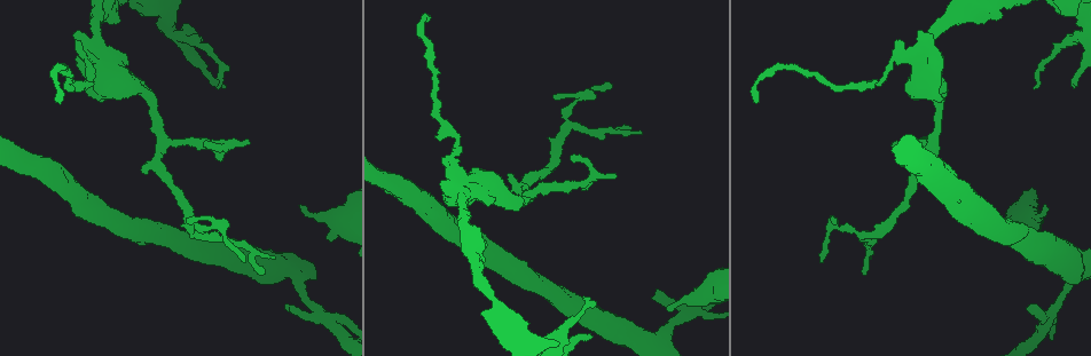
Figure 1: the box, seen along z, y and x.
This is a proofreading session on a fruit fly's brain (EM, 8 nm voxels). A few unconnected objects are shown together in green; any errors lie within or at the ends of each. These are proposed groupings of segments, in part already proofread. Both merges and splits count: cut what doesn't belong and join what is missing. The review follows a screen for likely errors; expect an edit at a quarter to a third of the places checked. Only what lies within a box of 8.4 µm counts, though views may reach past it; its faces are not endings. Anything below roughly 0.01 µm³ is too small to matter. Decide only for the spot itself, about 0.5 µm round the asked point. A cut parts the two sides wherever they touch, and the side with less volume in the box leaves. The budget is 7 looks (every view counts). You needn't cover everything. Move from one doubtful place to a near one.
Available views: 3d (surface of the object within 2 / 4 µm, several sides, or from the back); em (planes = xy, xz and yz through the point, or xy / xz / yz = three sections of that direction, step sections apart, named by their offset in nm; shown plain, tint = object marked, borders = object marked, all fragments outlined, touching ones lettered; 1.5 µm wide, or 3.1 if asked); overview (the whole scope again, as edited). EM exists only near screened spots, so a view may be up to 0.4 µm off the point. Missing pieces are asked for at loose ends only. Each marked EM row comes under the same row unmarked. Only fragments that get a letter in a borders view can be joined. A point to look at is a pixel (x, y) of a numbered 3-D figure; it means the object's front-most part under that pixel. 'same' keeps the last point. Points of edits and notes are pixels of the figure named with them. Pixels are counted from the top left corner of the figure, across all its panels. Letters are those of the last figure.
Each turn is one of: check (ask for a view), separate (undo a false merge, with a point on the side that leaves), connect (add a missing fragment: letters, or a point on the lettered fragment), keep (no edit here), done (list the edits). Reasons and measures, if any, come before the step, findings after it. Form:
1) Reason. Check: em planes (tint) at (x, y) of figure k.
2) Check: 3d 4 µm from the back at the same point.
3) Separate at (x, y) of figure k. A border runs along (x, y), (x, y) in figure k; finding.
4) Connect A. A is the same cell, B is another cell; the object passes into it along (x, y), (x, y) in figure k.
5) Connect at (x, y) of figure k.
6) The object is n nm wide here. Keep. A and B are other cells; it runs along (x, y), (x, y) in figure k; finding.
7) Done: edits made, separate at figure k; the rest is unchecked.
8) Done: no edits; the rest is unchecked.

Abrupt turn. Check: em yz step 4 (tint) at (1048, 315) of figure 1.

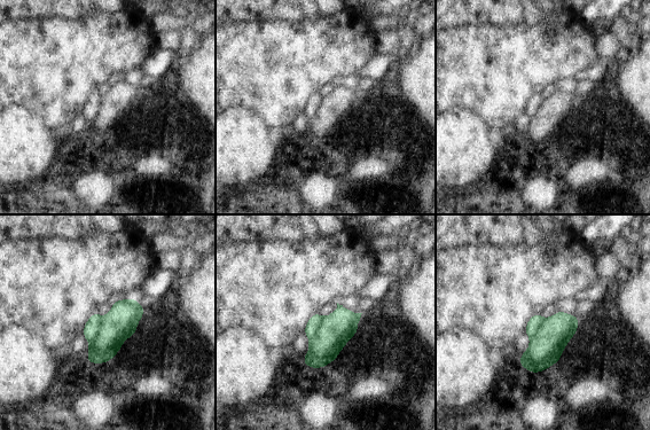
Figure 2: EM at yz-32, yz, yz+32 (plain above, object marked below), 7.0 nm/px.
Check: em planes (borders) at the same point.

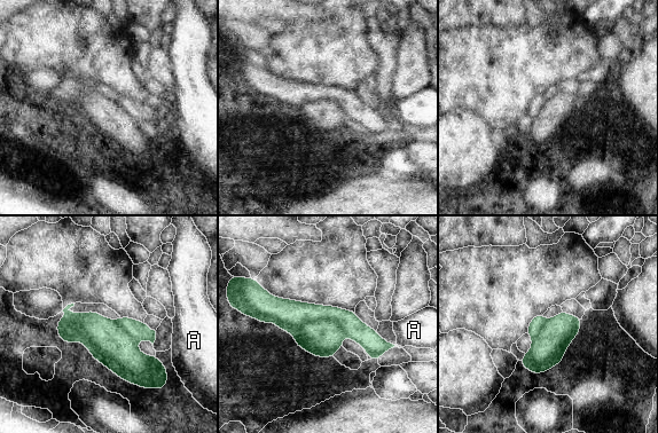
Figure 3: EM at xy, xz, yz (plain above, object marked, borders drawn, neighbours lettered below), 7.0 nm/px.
Separate at (289, 315) of figure 3. A is another cell; two cells meet here.

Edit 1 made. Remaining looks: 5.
An open end. Check: 3d 4 µm at (1036, 86) of figure 1.

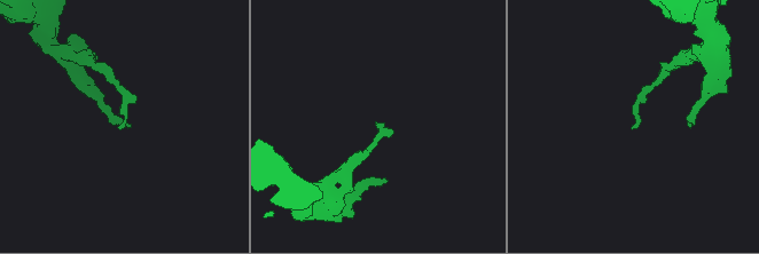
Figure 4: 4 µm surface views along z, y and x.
Shape alone is not enough. Check: em planes (borders) at (376, 124) of figure 4.

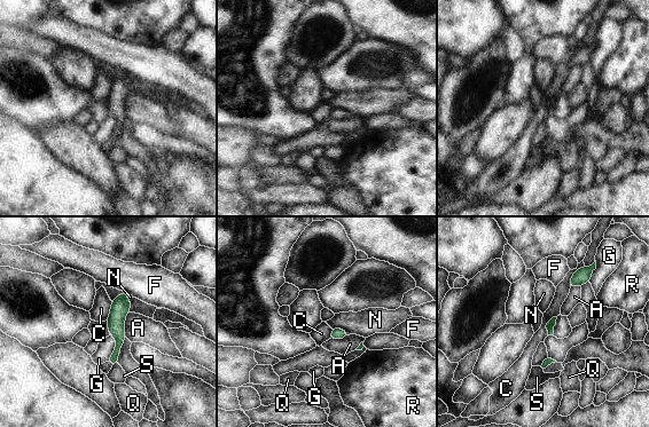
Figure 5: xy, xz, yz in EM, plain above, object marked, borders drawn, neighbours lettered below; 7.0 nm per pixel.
The longest contact is with G, 190 nm. Keep. A, C, F, G, N, Q, R and S are other cells; none of them fits.

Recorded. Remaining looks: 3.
Tapers out. Check: em xy step 4 (borders) at (831, 222) of figure 1.

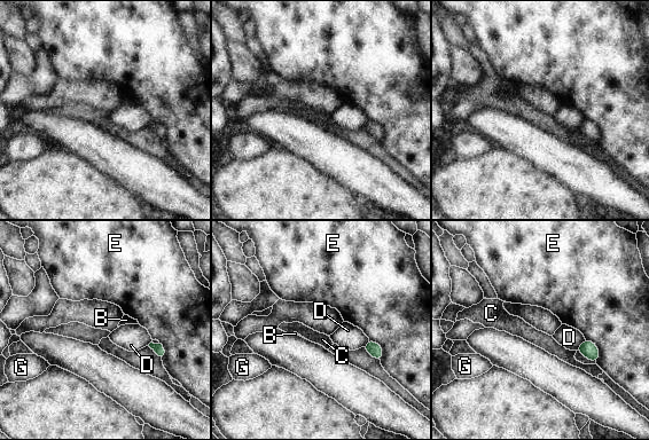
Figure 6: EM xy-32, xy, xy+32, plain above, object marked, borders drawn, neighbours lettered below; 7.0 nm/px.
Another direction. Check: em planes (borders) at the same point.

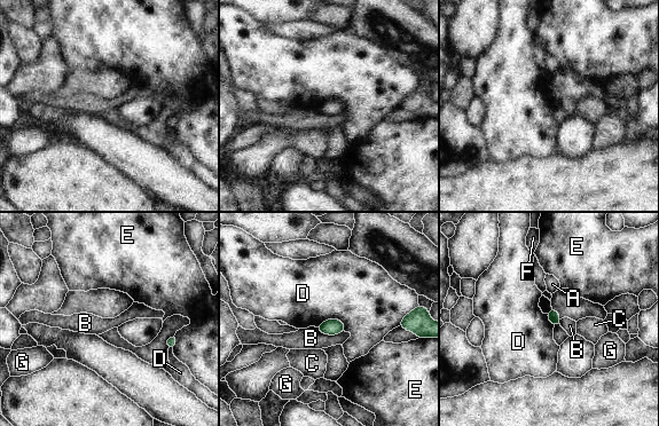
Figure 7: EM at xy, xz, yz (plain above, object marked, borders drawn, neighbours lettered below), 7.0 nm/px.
The longest contact is with D, 220 nm. Keep. A, B, C, D, E, F and G are other cells; a border runs along (315, 326), (338, 318), (346, 329) in figure 7; none of them fits.

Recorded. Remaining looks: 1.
Done: edits made, separate at figure 3; the rest is unchecked.

